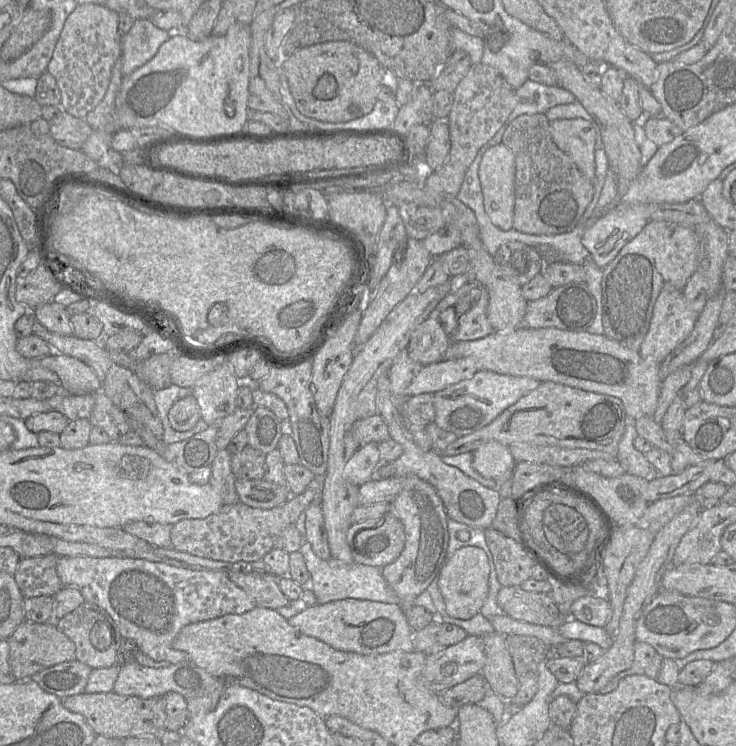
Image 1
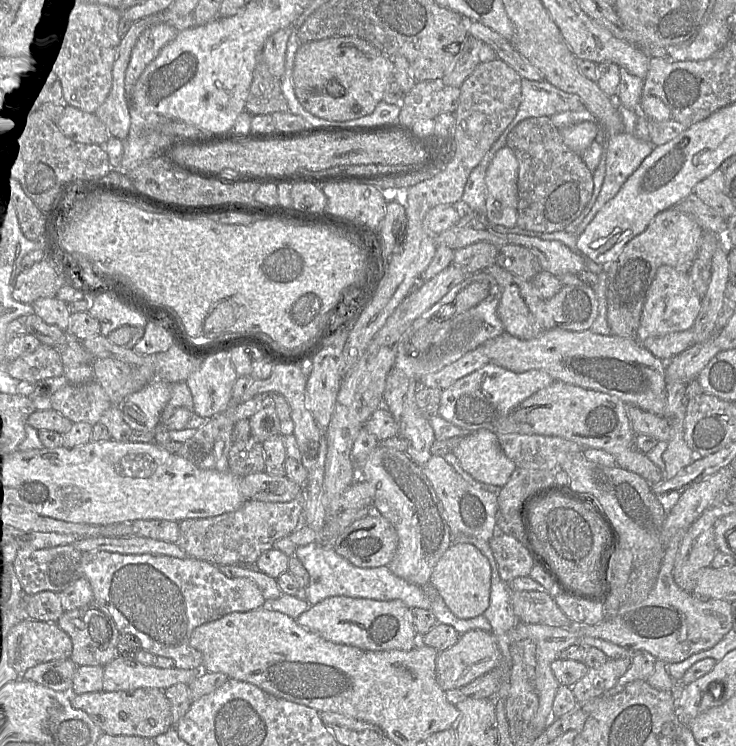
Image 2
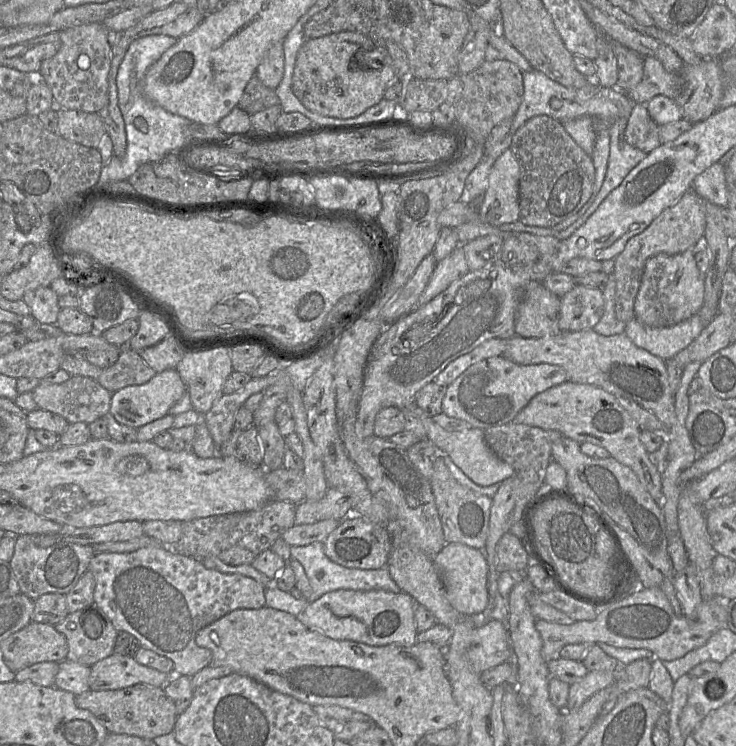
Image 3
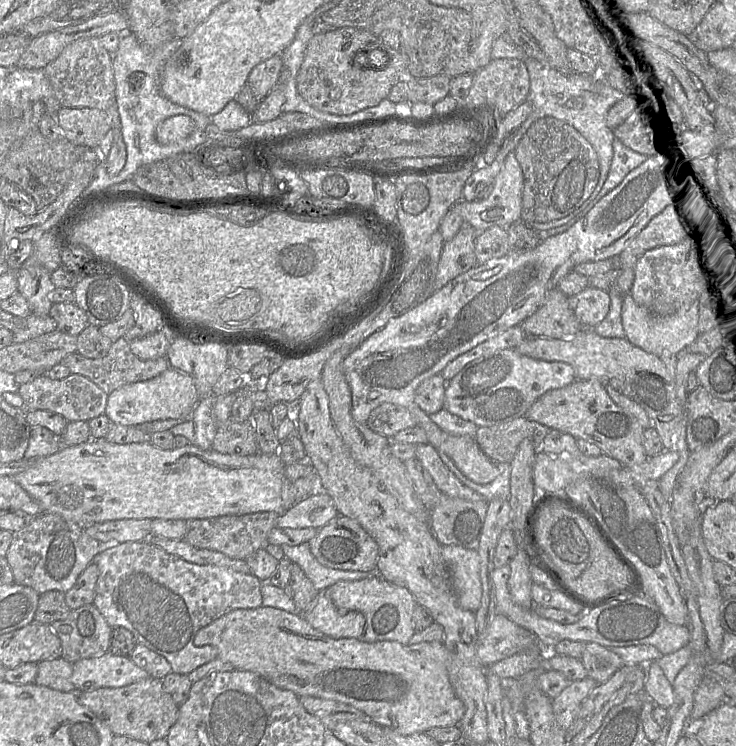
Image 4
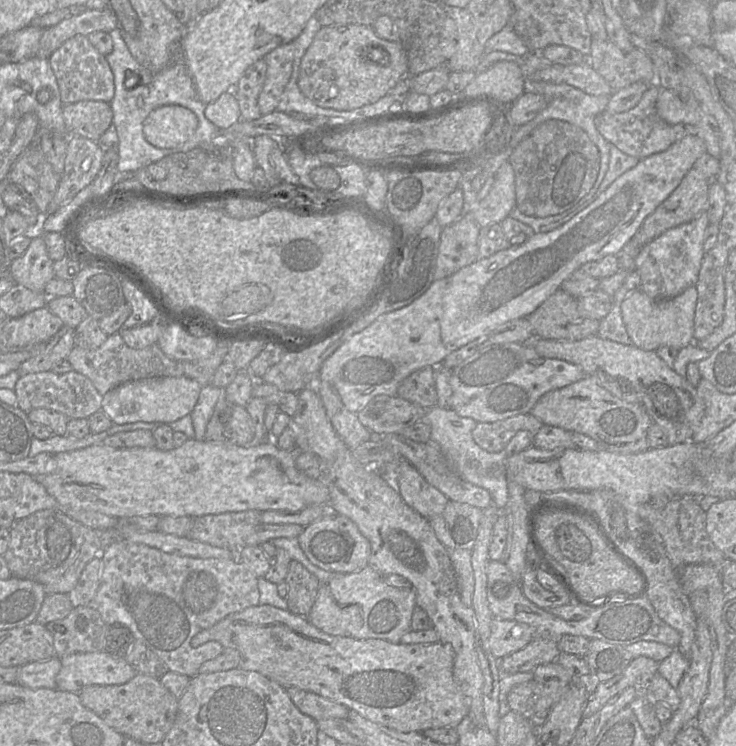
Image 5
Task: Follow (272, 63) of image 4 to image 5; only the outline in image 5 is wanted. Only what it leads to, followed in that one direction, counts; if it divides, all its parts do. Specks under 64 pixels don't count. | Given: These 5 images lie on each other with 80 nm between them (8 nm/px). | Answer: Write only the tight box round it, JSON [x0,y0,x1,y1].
[232,60,266,120]

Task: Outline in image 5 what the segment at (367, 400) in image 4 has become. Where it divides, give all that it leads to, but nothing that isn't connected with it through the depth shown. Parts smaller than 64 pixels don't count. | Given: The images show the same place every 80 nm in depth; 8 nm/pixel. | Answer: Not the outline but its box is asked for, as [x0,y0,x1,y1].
[319,135,704,414]

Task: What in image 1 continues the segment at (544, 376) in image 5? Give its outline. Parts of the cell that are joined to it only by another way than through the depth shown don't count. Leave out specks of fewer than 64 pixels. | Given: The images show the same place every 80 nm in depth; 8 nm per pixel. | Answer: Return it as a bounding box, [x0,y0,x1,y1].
[433,370,540,437]

